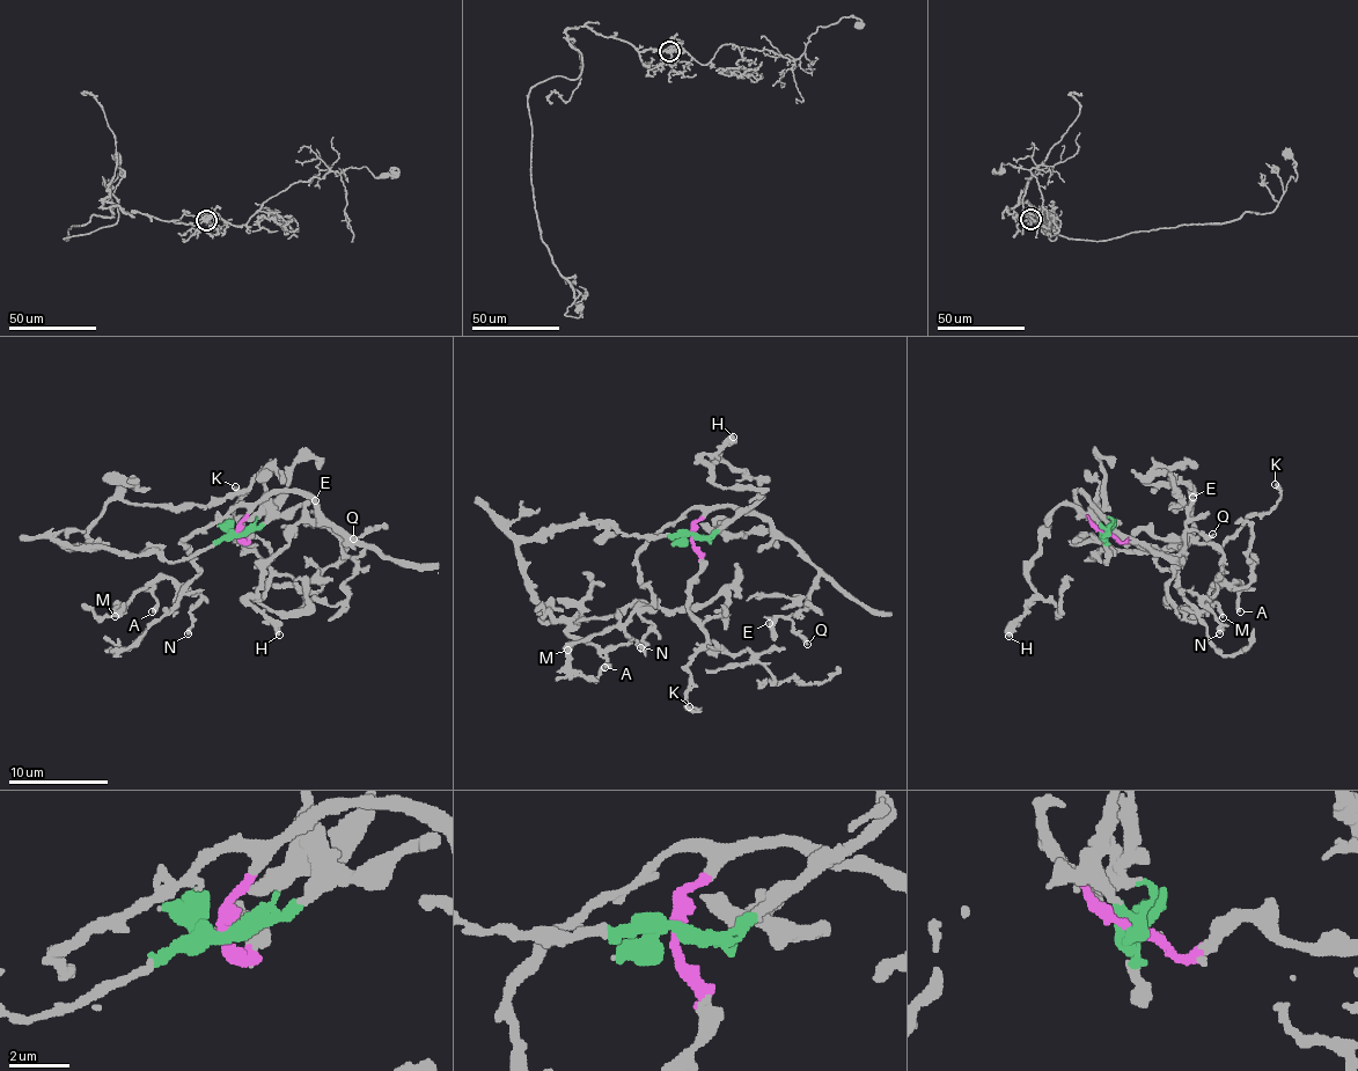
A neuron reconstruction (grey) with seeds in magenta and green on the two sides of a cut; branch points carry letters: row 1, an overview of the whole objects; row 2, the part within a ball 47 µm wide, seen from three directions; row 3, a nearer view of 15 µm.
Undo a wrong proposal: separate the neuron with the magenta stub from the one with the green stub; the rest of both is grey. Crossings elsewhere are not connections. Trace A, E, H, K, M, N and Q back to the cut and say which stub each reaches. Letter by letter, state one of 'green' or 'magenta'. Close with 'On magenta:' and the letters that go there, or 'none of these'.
A: magenta
E: magenta
H: green
K: magenta
M: magenta
N: magenta
Q: magenta
On magenta: A, E, K, M, N, Q

